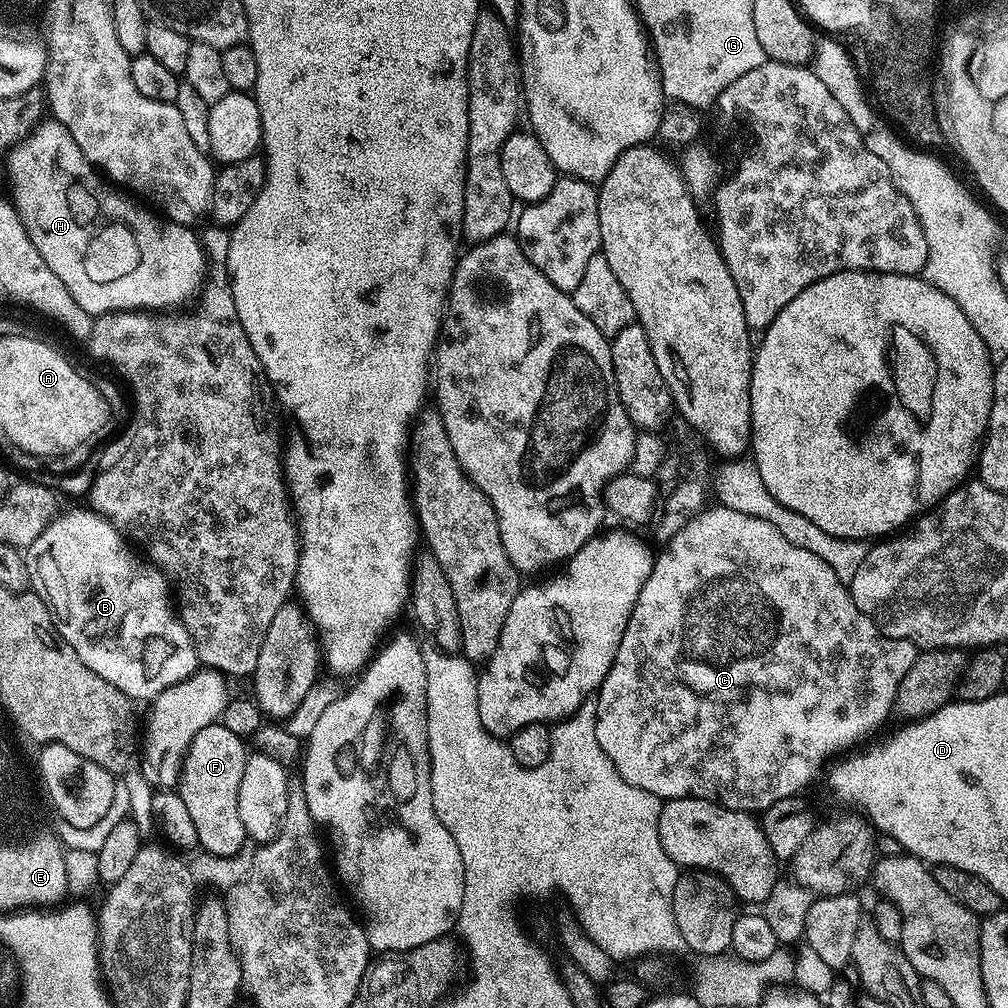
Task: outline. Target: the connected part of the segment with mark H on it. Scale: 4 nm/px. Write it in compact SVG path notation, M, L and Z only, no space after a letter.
M48 118L38 123L7 155L8 180L12 183L10 200L24 223L26 234L46 266L66 284L74 301L92 318L104 316L107 312L160 310L165 307L164 300L168 304L180 304L201 287L204 252L200 249L199 238L192 233L193 229L167 218L161 219L159 224L143 203L113 186L94 170L86 154L78 150L78 142L70 138L70 130L56 119Z

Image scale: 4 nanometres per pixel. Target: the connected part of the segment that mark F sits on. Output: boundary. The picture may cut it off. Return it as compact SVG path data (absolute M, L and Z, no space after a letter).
M211 724L194 734L184 756L184 765L180 767L178 793L194 822L199 847L210 856L236 856L248 840L238 814L238 786L250 755L244 744L245 741L226 730L224 724Z

